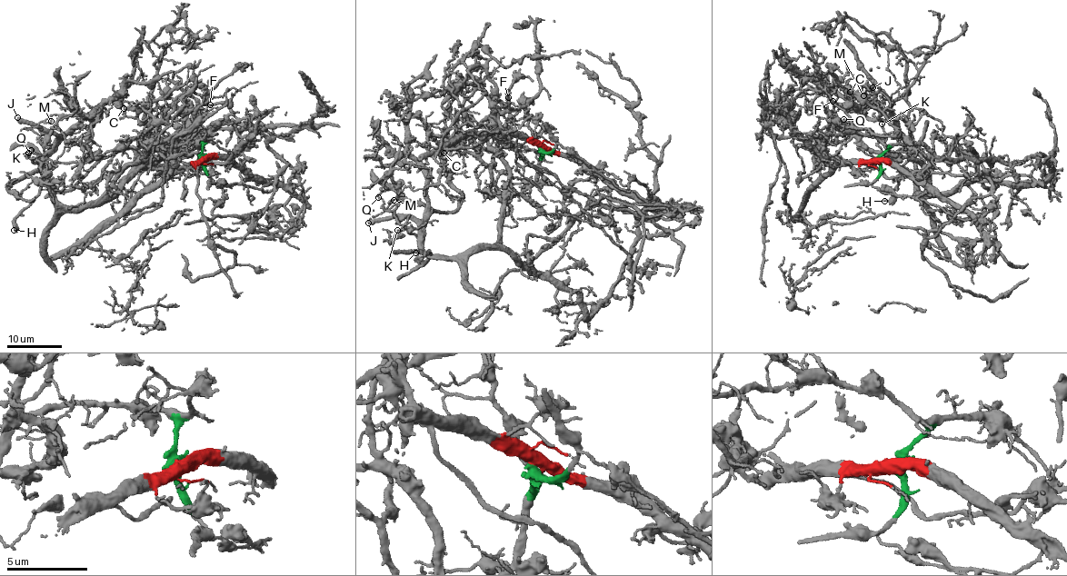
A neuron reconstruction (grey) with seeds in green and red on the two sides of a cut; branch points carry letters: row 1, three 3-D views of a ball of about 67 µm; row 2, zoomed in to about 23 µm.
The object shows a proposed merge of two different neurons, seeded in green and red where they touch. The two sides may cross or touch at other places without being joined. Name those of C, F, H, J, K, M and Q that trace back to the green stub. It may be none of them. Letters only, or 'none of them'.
C, F, H, J, K, M, Q

